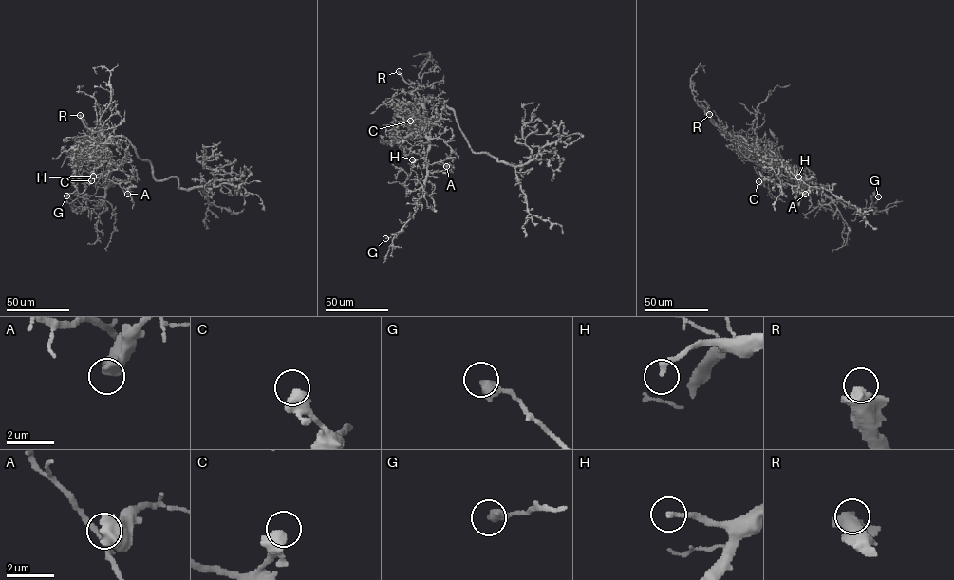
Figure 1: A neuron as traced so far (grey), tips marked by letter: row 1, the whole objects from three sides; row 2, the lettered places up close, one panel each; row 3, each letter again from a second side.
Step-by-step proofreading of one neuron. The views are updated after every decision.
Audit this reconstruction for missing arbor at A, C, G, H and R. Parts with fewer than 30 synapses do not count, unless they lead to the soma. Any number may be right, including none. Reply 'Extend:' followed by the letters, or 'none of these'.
Extend: H, R

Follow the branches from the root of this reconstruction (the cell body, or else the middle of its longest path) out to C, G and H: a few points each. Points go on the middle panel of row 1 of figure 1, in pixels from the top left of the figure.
C: (447, 107), (429, 97), (424, 102), (421, 128), (398, 141), (393, 135), (394, 130), (410, 121)
G: (447, 107), (430, 97), (424, 102), (424, 134), (428, 142), (424, 188), (413, 215), (400, 231), (385, 238)
H: (447, 107), (430, 97), (424, 102), (423, 130), (428, 147), (423, 157), (412, 159)

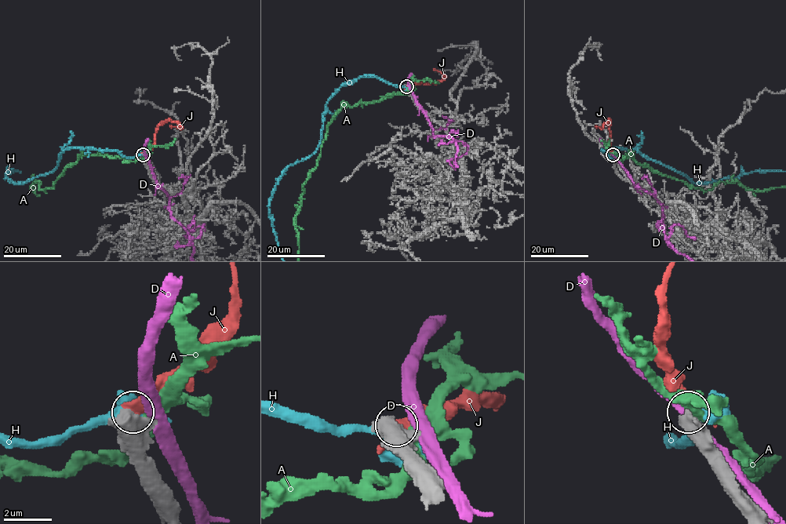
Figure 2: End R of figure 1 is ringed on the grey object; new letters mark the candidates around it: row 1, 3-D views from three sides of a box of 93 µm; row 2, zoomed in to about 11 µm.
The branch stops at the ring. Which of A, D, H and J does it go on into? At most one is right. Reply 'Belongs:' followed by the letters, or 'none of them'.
Belongs: none of them

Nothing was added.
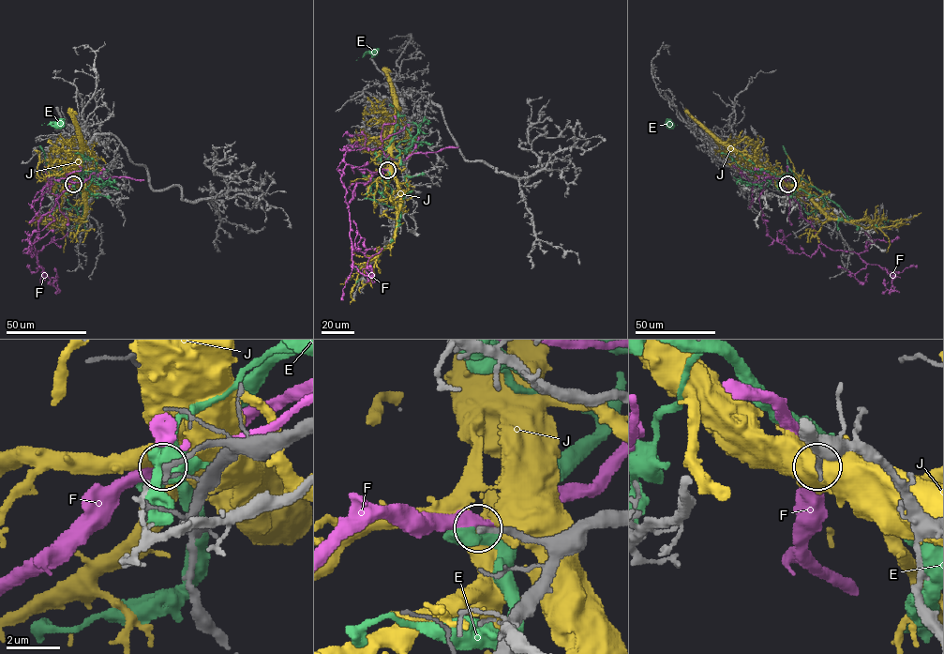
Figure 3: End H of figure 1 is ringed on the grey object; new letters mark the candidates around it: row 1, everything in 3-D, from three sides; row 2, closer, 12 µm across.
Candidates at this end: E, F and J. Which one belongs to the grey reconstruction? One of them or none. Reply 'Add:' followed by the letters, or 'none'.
Add: none

